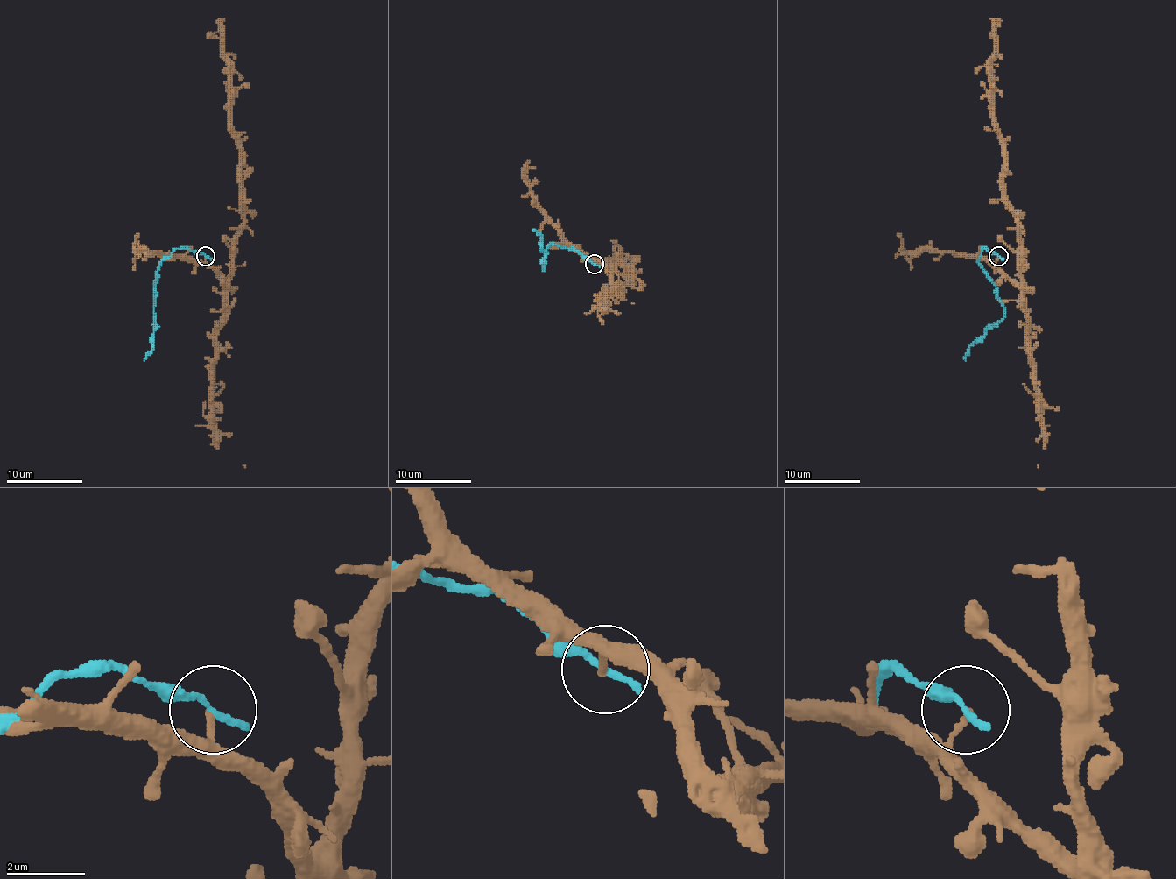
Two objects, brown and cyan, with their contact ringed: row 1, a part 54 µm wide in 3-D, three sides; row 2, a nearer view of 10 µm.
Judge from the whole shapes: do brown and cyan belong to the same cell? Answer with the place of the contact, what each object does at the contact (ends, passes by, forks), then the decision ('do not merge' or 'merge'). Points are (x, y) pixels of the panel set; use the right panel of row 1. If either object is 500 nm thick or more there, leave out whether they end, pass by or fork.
at (998, 256); brown ends there; cyan ends there; do not merge

